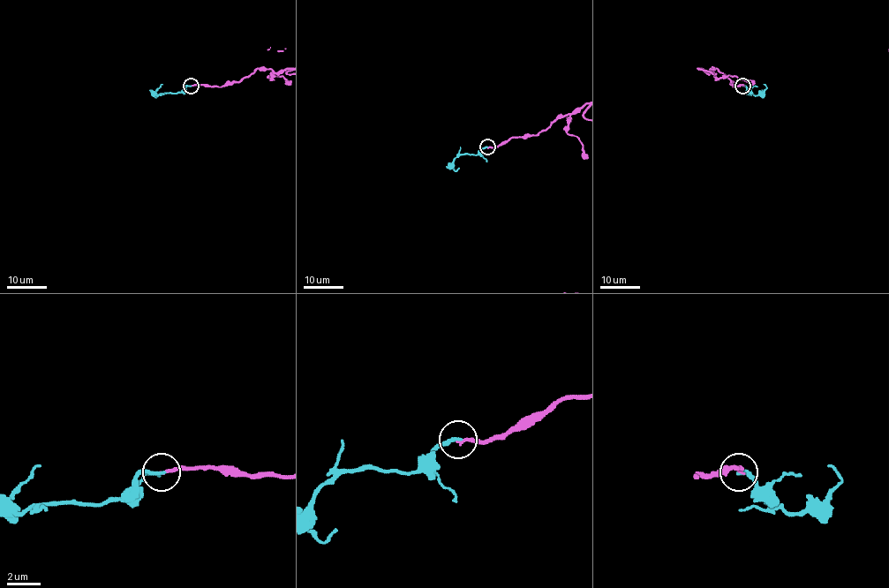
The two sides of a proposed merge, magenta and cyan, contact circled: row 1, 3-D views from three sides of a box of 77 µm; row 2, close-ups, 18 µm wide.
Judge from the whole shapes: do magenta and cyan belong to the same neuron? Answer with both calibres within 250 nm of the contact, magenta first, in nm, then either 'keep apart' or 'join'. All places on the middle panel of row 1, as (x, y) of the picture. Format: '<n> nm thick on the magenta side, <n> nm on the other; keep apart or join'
180 nm thick on the magenta side, 200 nm on the other; join

